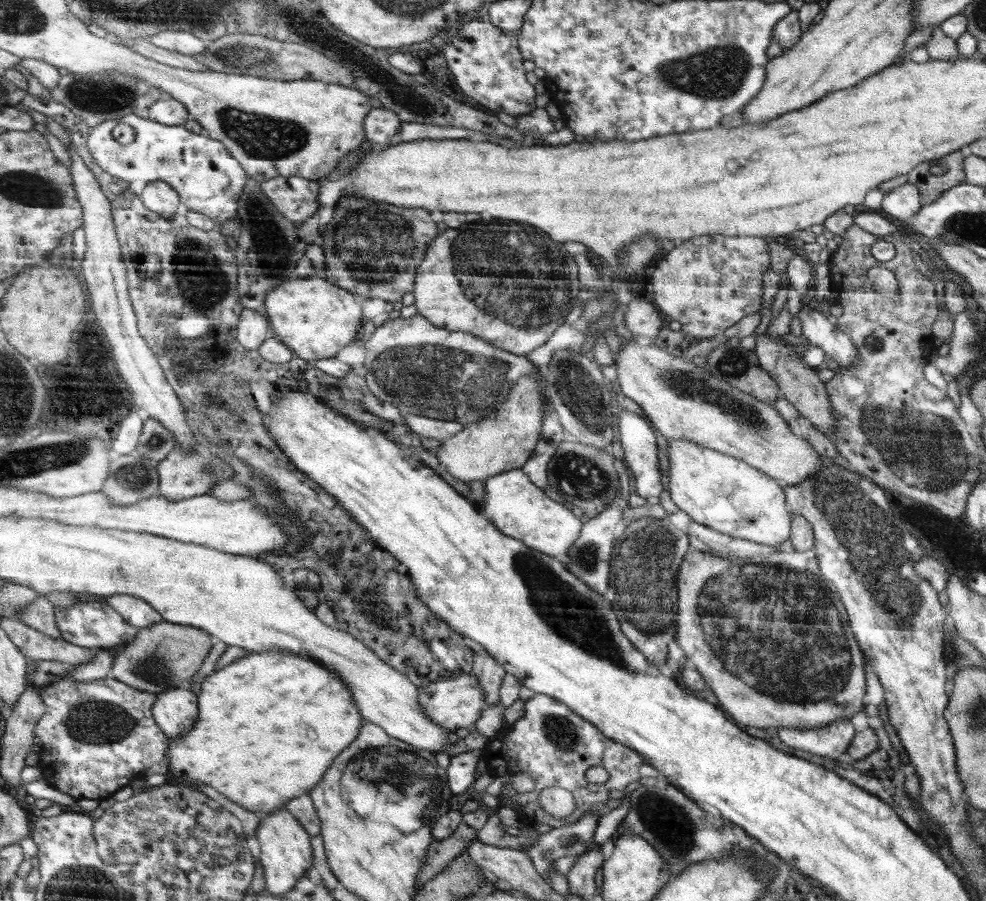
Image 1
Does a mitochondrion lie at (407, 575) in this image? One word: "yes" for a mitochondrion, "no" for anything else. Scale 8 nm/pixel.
no

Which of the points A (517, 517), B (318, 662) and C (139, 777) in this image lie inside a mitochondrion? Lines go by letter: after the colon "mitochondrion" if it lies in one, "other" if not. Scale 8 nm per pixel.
A: other
B: other
C: other

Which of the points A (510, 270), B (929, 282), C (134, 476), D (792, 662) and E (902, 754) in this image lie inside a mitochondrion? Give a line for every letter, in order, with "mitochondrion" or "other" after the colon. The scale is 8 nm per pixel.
A: mitochondrion
B: other
C: mitochondrion
D: mitochondrion
E: other

